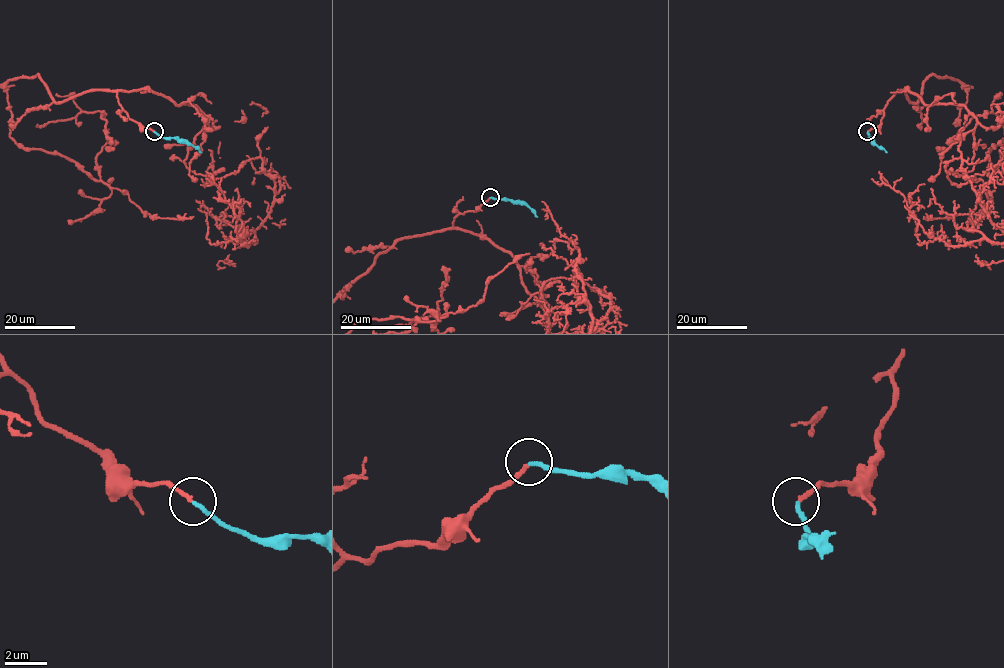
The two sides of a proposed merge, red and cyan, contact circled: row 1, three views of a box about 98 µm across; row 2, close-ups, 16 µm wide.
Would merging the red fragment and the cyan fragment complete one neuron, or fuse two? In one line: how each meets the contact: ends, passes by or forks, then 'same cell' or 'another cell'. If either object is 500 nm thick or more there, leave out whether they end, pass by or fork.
red ends; cyan ends; same cell

